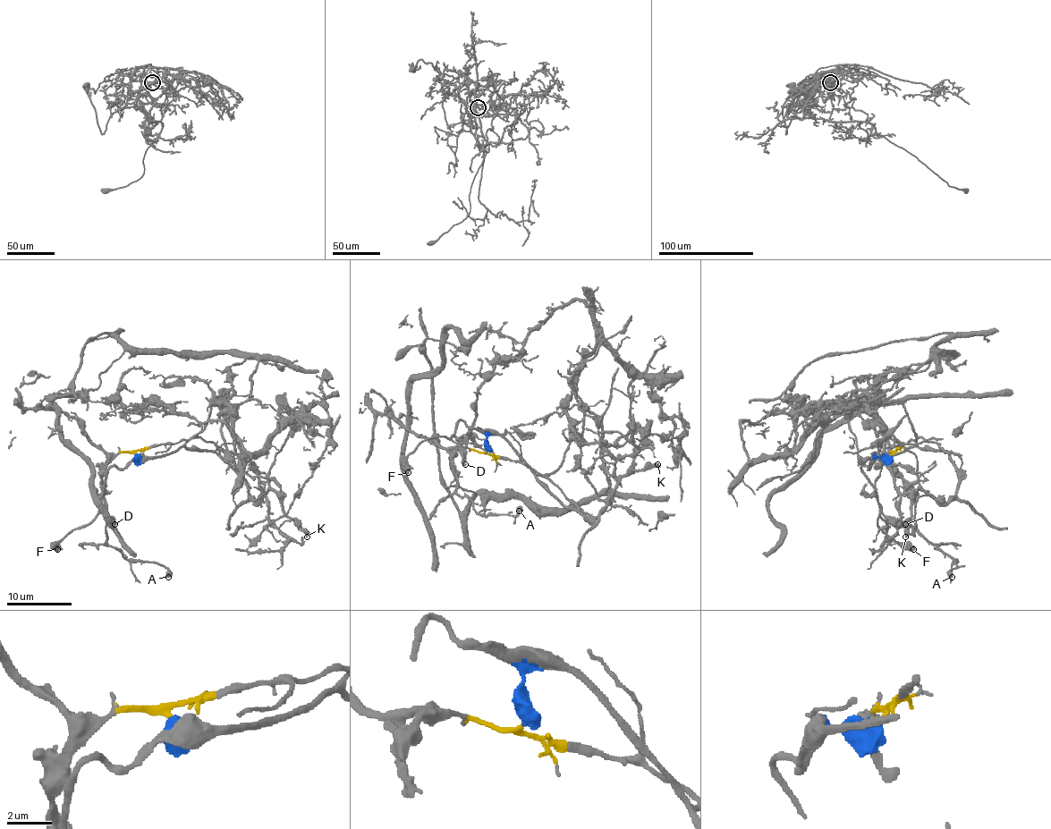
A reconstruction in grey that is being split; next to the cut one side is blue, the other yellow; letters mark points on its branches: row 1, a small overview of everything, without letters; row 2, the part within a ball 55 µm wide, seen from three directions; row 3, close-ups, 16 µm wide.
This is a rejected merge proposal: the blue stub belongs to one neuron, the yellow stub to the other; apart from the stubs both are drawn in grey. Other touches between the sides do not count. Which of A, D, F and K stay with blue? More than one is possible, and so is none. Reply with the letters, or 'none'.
D, F, K

